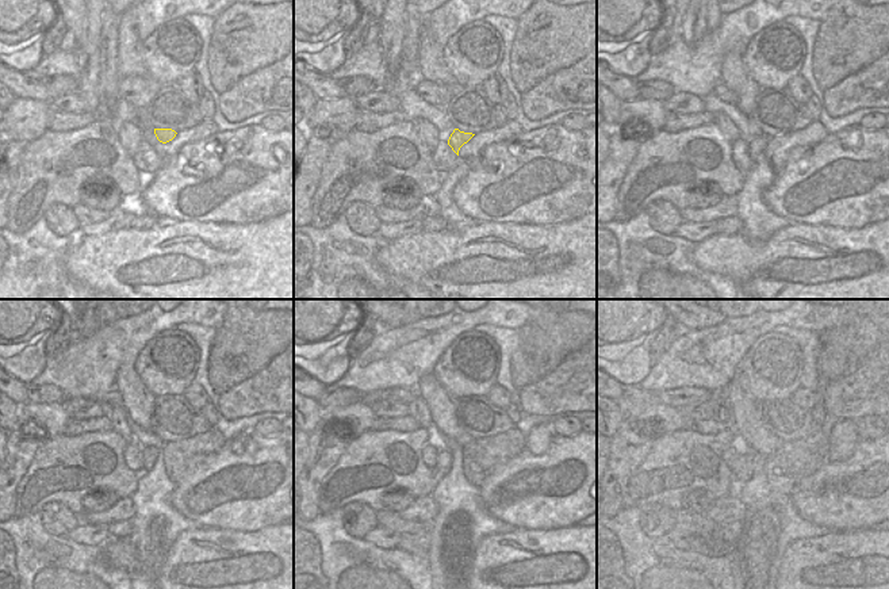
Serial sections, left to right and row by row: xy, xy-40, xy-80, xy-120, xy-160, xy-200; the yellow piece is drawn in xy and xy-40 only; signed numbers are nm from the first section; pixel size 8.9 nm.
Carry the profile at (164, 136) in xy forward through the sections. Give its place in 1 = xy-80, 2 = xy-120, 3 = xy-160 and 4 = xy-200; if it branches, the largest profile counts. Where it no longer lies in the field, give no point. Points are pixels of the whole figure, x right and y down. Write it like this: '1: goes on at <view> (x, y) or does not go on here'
1: goes on at xy-80 (757, 146)
2: goes on at xy-120 (150, 454)
3: goes on at xy-160 (444, 459)
4: goes on at xy-200 (743, 467)

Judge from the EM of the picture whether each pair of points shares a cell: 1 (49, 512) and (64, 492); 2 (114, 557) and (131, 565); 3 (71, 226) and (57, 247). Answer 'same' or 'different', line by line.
1: different
2: same
3: different

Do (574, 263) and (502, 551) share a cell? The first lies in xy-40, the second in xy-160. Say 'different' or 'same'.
same

